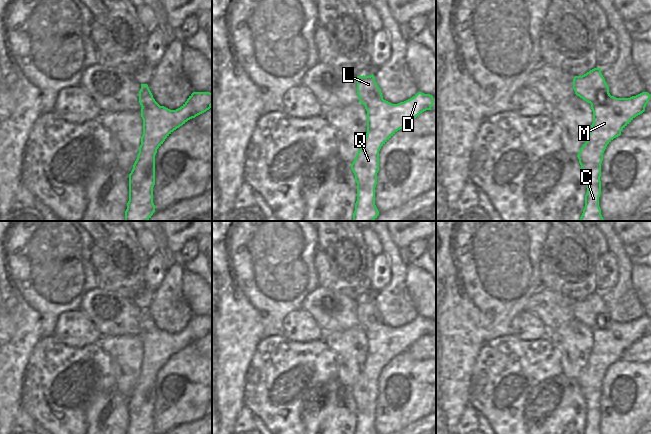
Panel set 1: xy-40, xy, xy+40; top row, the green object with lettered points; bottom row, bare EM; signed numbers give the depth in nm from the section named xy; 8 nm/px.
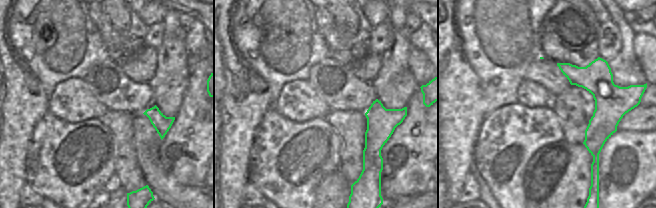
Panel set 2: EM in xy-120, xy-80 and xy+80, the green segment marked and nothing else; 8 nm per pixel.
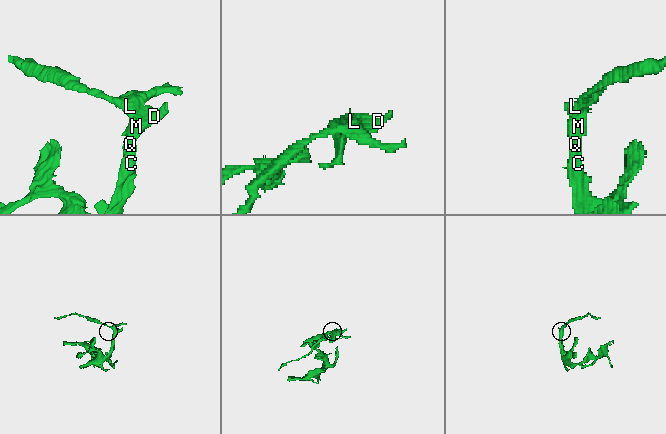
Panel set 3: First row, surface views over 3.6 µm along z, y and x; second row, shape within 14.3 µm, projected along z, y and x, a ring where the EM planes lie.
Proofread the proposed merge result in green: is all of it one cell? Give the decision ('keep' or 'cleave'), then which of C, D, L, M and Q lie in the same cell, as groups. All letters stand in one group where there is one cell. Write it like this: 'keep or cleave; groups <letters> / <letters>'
cleave; groups C D M Q / L

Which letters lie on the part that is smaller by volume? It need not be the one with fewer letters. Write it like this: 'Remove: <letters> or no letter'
Remove: L

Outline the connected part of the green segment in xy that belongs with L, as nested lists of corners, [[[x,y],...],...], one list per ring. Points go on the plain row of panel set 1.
[[[373,298],[370,300],[357,300],[357,319],[359,326],[364,330],[382,320],[381,313],[377,309]]]

